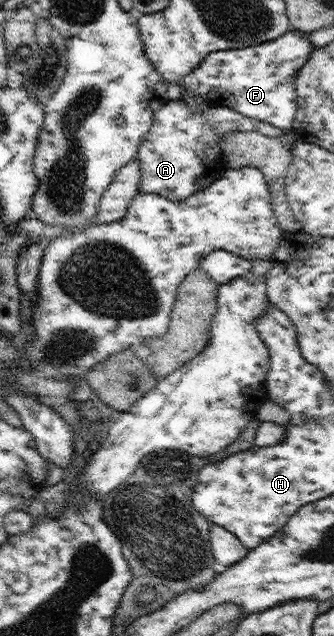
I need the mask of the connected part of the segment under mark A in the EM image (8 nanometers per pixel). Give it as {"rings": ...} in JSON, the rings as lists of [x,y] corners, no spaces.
{"rings":[[[183,97],[167,100],[154,114],[153,124],[133,160],[140,164],[140,192],[182,201],[202,191],[227,170],[220,146],[222,138],[239,131],[253,131],[254,125],[254,119],[233,109],[210,106],[207,110],[193,110]]]}

